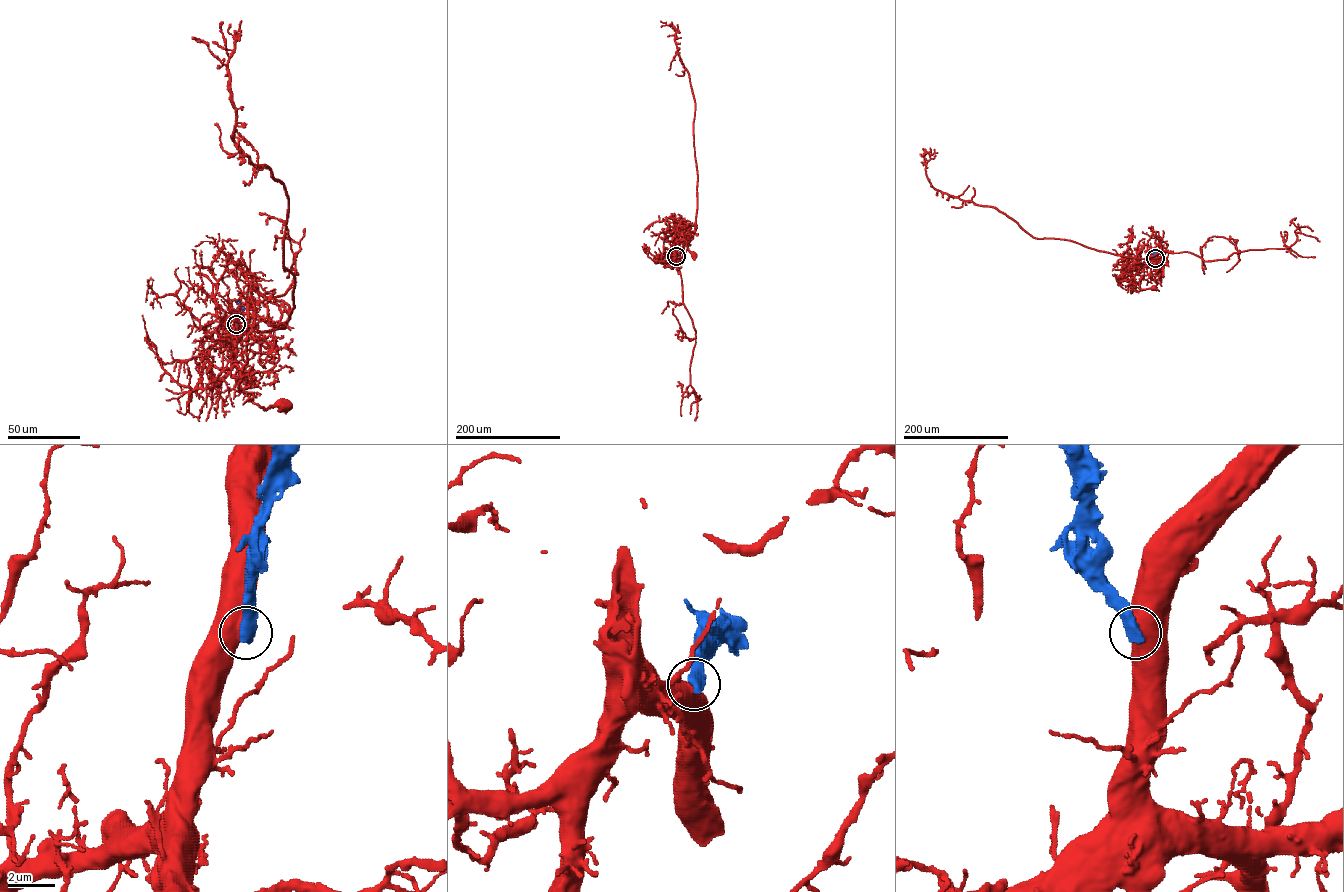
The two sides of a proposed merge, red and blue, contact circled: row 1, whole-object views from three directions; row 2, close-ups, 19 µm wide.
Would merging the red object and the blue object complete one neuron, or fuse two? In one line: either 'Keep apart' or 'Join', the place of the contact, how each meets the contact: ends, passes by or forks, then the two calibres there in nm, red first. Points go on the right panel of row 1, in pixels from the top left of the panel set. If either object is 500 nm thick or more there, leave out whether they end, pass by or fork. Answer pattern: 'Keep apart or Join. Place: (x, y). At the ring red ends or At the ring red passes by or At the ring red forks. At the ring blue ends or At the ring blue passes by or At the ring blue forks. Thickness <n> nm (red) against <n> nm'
Keep apart. Place: (1155, 258). Thickness 700 nm (red) against 550 nm

